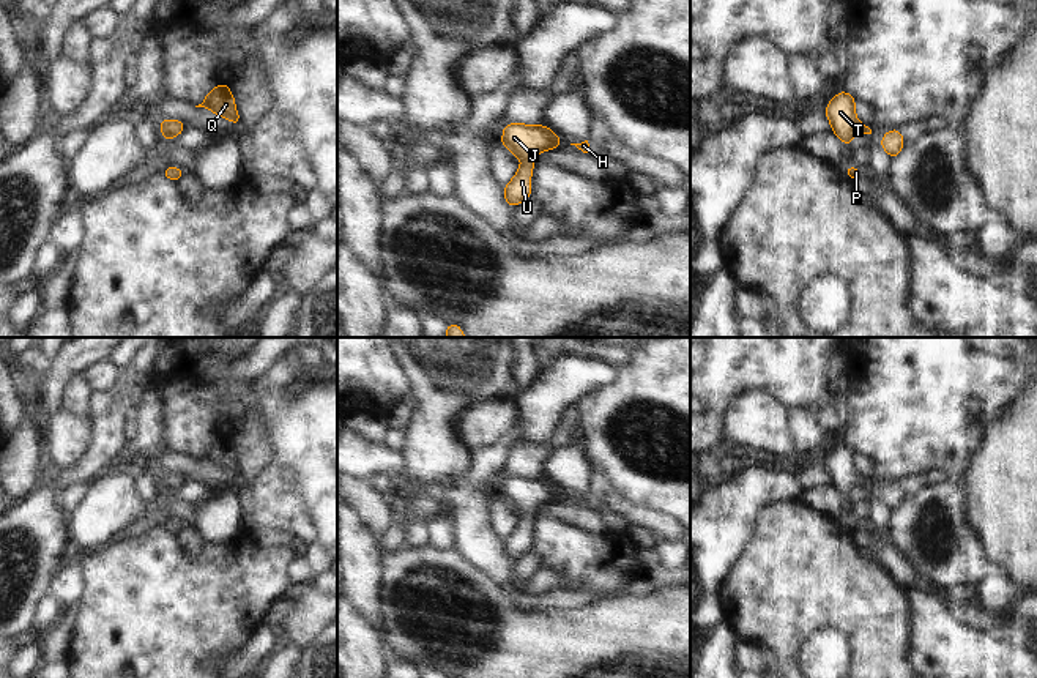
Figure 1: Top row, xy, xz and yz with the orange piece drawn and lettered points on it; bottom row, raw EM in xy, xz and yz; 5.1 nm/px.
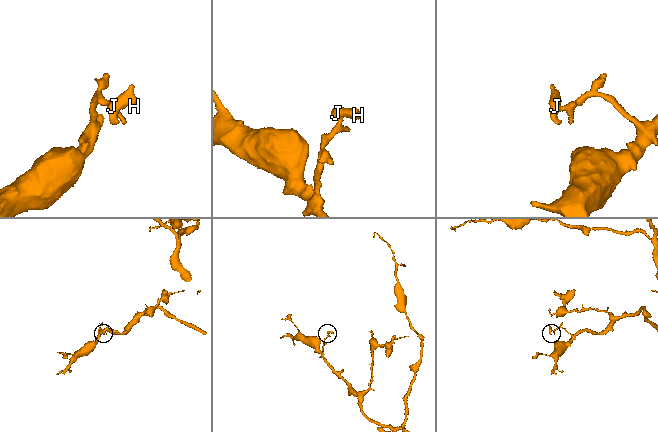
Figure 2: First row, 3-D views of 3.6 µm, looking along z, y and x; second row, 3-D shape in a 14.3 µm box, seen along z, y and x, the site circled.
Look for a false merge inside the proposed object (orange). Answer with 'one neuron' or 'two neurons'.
one neuron

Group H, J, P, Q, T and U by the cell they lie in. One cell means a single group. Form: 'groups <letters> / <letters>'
groups H J P Q T U

